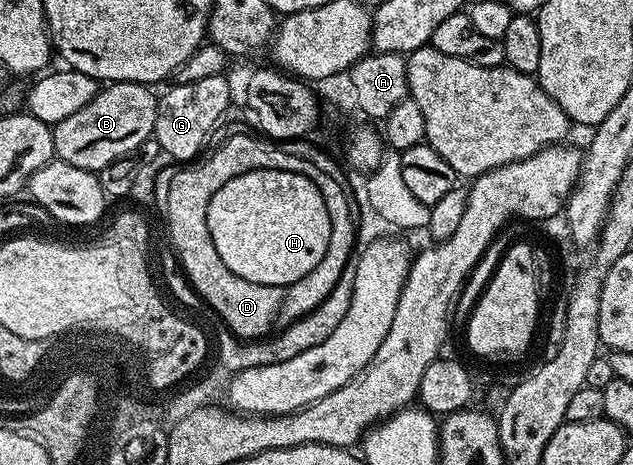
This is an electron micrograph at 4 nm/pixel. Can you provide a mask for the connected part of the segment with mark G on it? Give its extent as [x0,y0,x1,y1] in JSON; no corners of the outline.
[152,74,229,161]

